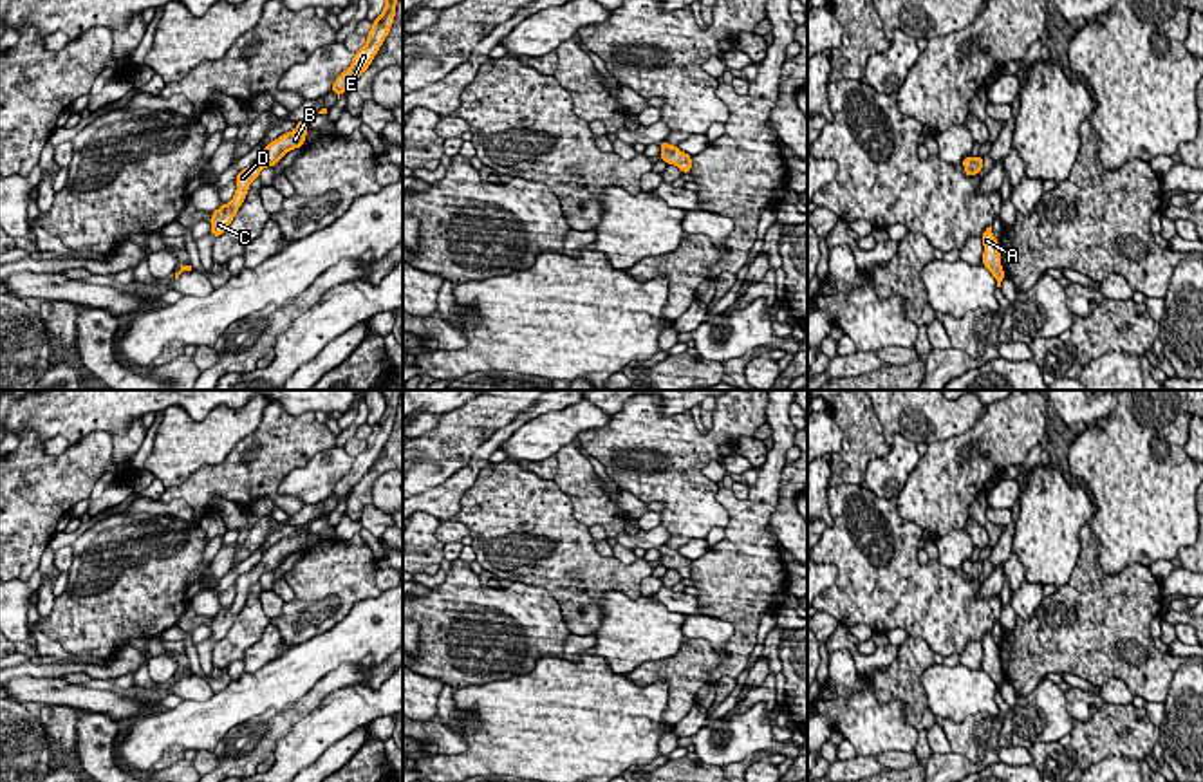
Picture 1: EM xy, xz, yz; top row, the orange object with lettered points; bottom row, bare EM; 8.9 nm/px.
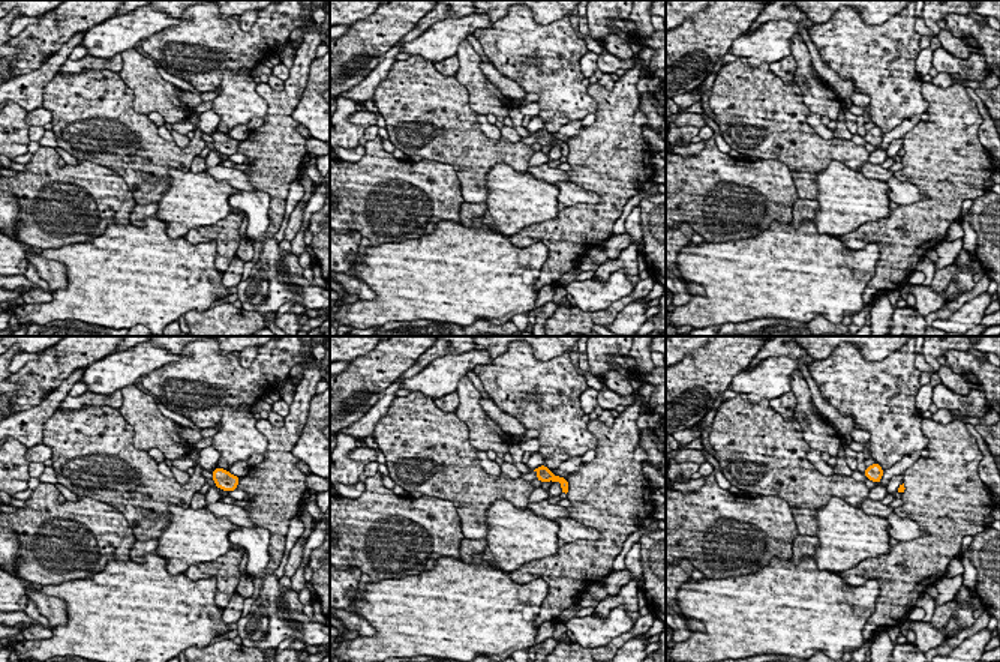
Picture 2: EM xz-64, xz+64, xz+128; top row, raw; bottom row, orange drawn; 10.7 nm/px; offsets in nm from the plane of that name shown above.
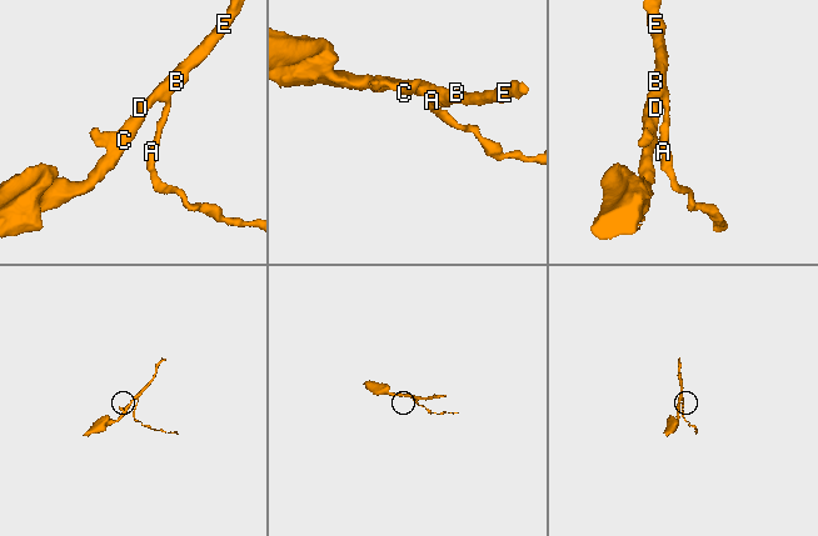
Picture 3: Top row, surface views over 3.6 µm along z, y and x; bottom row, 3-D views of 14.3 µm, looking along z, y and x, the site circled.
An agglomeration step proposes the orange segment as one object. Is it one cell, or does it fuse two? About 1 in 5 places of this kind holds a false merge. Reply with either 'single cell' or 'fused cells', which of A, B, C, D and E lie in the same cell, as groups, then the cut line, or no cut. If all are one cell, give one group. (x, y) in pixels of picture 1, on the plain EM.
single cell; A B C D E; no cut

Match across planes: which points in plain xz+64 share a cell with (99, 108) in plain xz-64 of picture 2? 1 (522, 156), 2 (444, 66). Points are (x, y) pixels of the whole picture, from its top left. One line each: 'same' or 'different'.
1: same
2: different

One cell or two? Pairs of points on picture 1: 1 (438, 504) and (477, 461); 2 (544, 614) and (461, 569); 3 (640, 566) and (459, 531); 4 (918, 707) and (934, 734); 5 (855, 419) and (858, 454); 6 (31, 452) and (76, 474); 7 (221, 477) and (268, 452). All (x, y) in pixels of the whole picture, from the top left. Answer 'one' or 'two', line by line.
1: one
2: one
3: two
4: two
5: one
6: one
7: one

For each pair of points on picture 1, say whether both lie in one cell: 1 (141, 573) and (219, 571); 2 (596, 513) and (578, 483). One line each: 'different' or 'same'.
1: different
2: same

